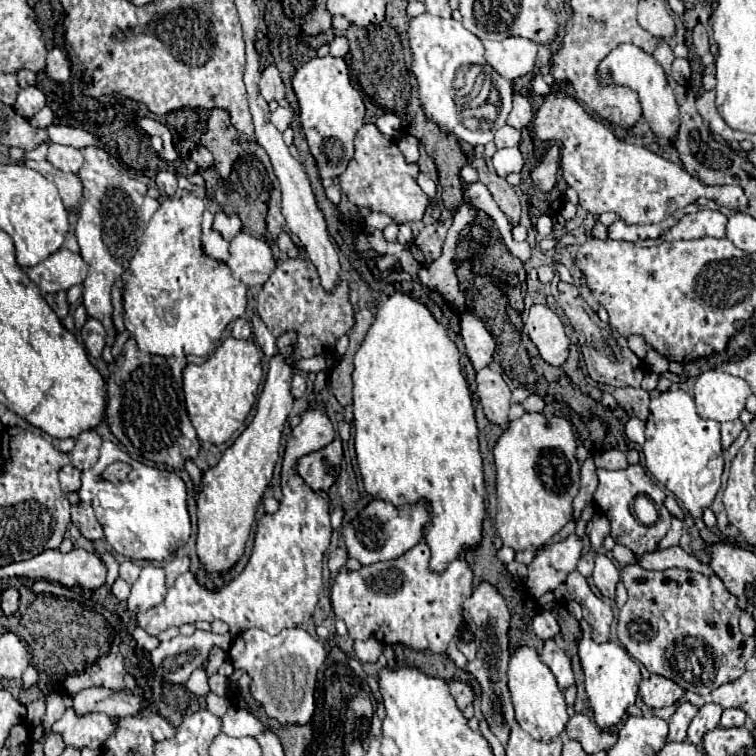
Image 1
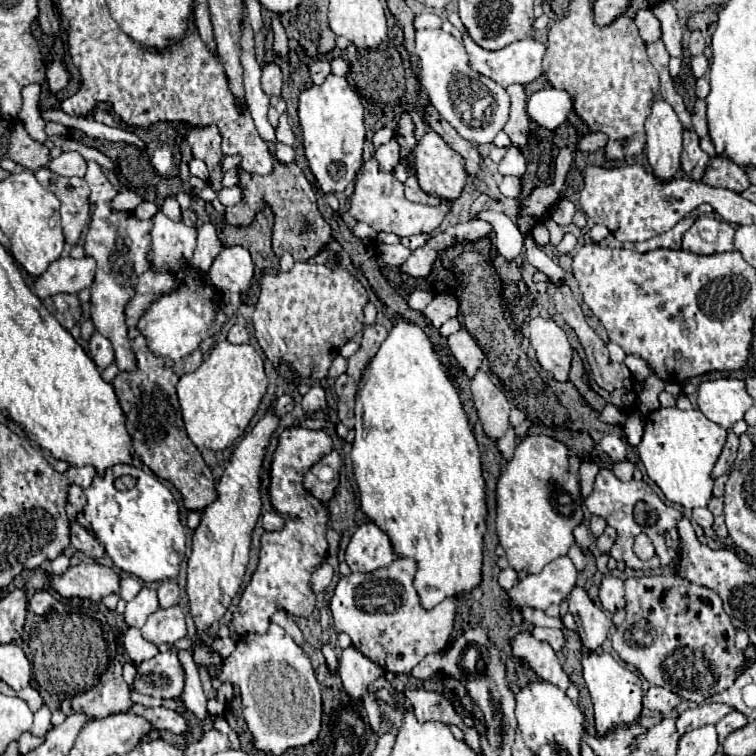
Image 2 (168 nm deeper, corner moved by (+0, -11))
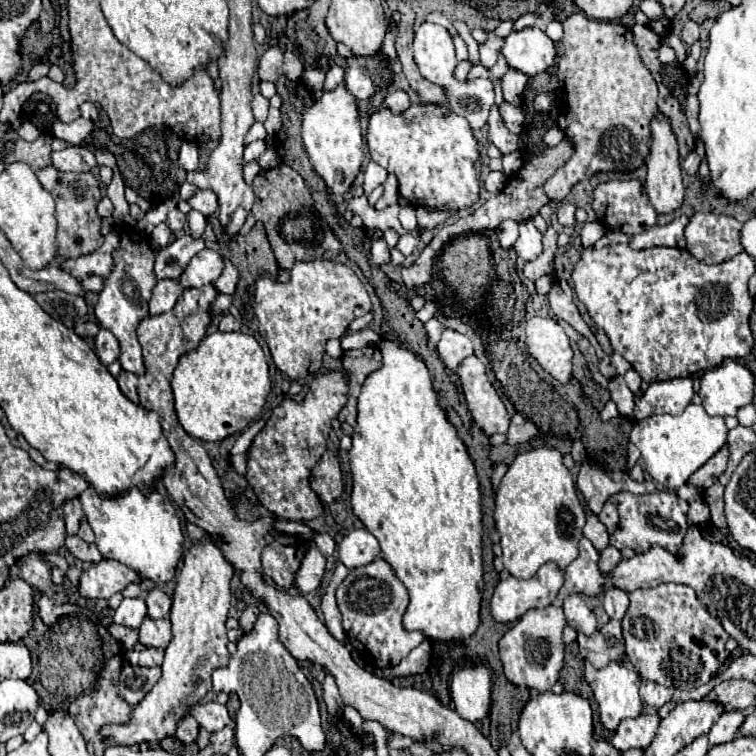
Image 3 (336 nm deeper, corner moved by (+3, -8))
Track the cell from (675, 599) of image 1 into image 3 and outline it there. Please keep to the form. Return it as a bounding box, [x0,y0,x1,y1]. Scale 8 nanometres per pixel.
[622,583,728,691]

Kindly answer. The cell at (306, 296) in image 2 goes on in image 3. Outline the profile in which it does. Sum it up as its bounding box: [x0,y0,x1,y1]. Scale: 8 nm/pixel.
[254,259,372,379]

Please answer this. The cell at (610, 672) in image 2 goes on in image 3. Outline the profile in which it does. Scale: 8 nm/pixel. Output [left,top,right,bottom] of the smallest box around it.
[584,661,642,731]

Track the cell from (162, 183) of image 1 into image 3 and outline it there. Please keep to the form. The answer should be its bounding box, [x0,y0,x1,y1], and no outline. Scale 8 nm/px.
[166,209,186,231]

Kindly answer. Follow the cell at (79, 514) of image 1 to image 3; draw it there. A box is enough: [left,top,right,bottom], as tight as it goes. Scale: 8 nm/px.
[66,535,102,563]

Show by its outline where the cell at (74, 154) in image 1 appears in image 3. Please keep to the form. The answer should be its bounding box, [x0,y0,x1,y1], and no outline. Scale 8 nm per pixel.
[52,147,98,171]

